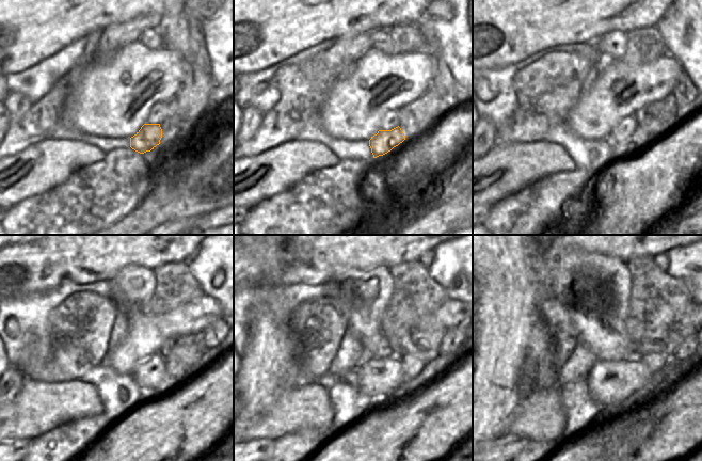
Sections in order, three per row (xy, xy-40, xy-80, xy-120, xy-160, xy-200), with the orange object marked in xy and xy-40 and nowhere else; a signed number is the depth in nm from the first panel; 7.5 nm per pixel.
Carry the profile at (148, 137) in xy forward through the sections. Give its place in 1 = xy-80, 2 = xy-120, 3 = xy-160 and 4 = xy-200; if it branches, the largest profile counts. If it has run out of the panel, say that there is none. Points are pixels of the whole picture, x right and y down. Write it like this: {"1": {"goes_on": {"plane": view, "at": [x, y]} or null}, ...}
{"1": {"goes_on": {"plane": "xy-80", "at": [640, 138]}}, "2": {"goes_on": {"plane": "xy-120", "at": [173, 368]}}, "3": {"goes_on": {"plane": "xy-160", "at": [412, 365]}}, "4": {"goes_on": {"plane": "xy-200", "at": [654, 362]}}}

